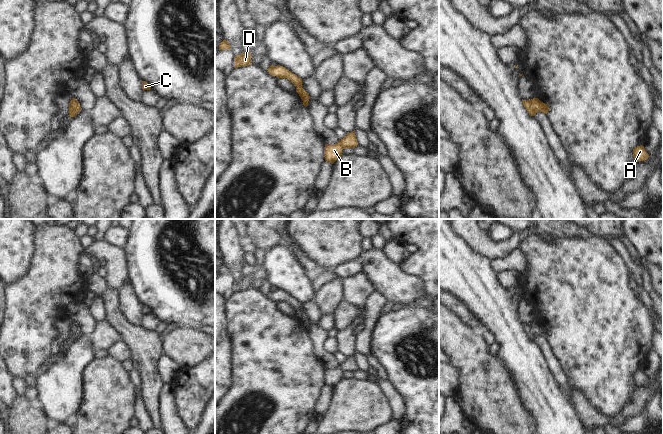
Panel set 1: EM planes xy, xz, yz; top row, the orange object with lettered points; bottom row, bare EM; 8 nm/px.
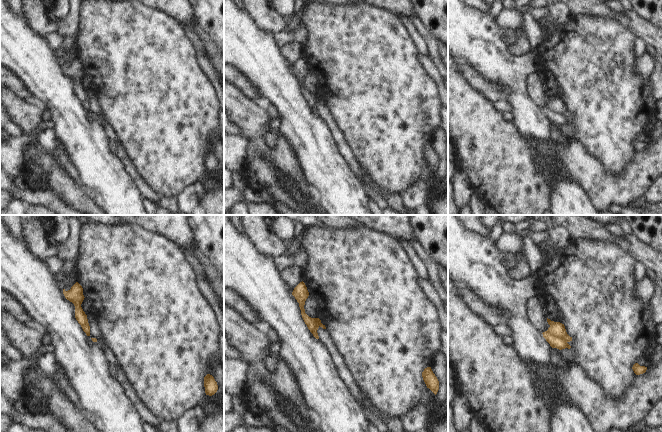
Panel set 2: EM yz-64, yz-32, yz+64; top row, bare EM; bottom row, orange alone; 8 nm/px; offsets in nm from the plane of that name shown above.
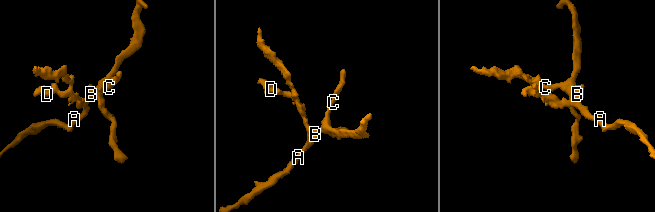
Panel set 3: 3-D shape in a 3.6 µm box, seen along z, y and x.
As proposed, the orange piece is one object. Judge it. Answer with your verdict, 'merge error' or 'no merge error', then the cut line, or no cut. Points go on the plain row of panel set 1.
no merge error; no cut

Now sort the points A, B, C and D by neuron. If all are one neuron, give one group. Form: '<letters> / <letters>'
A B C D

